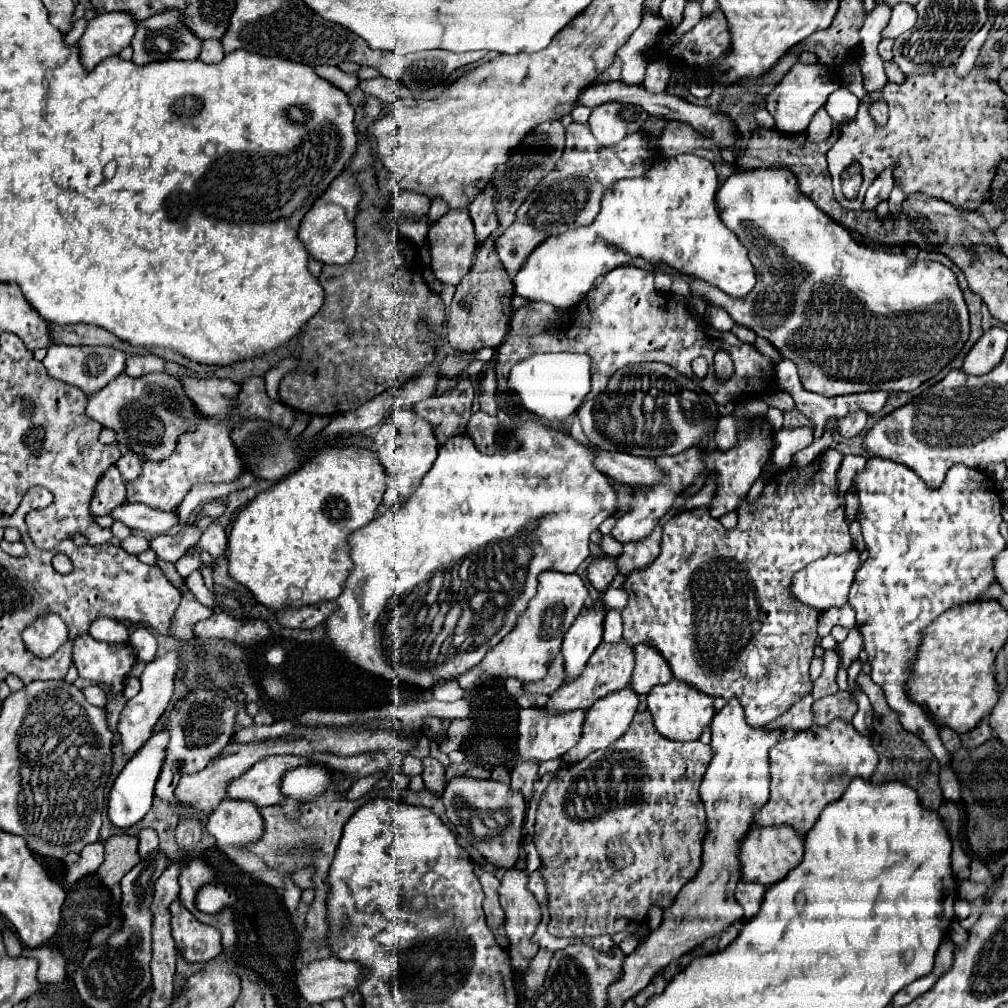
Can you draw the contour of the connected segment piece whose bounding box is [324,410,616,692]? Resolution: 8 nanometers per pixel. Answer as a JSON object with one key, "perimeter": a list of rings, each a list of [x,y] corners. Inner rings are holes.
{"perimeter":[[[525,410],[526,414],[519,414],[516,426],[516,436],[522,442],[522,448],[516,452],[506,454],[482,454],[468,436],[452,436],[446,444],[440,446],[438,458],[434,460],[432,468],[426,472],[420,488],[400,504],[394,514],[392,508],[380,514],[376,520],[372,520],[368,526],[356,530],[348,538],[350,558],[354,562],[354,568],[350,570],[350,576],[346,578],[346,586],[342,594],[338,596],[336,604],[338,610],[324,622],[326,638],[332,644],[332,648],[342,656],[342,660],[350,662],[352,666],[378,676],[386,680],[400,680],[408,686],[416,686],[422,692],[430,692],[440,680],[454,680],[460,674],[468,672],[476,664],[482,662],[486,652],[498,644],[516,624],[518,616],[526,610],[530,598],[536,594],[536,578],[544,570],[558,570],[558,572],[576,572],[576,568],[590,556],[590,532],[594,532],[608,516],[616,510],[616,492],[608,484],[608,478],[594,468],[596,452],[588,446],[578,444],[570,434],[564,432],[552,432],[548,425],[550,420],[544,420],[532,412]]]}

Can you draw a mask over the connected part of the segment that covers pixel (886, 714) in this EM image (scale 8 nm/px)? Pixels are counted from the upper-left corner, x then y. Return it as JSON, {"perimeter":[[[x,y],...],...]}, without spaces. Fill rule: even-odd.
{"perimeter":[[[860,674],[858,682],[862,686],[862,690],[868,694],[872,708],[874,708],[874,730],[872,730],[872,746],[876,748],[880,762],[878,768],[872,776],[872,784],[882,784],[882,782],[902,782],[910,788],[914,788],[920,796],[920,802],[926,810],[938,810],[942,804],[942,792],[938,786],[938,774],[940,774],[940,766],[936,762],[936,758],[932,756],[932,752],[926,748],[926,744],[912,732],[906,732],[896,716],[896,712],[888,706],[884,692],[878,684],[872,682],[872,678],[868,674]]]}

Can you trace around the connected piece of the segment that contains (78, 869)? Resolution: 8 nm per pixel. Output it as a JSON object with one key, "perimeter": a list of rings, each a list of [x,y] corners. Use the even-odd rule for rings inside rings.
{"perimeter":[[[102,842],[84,846],[84,850],[80,852],[80,860],[70,864],[70,866],[66,866],[64,880],[74,884],[74,882],[78,882],[84,876],[94,874],[98,870],[98,866],[102,864],[102,858],[104,858],[104,844]]]}

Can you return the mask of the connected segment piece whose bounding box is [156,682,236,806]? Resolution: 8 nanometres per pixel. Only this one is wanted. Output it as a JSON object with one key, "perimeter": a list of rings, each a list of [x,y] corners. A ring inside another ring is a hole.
{"perimeter":[[[200,682],[196,690],[190,690],[186,694],[186,698],[182,698],[176,704],[176,708],[172,712],[168,712],[166,722],[162,726],[162,730],[170,732],[170,742],[166,748],[166,760],[164,760],[160,778],[156,782],[156,796],[170,806],[188,806],[188,804],[180,804],[180,800],[176,800],[176,796],[174,796],[178,780],[184,774],[204,770],[208,766],[208,760],[212,760],[212,756],[220,754],[222,748],[234,736],[234,722],[236,722],[234,702],[224,692],[220,692],[220,690],[208,692],[206,688],[208,688],[208,684]]]}

